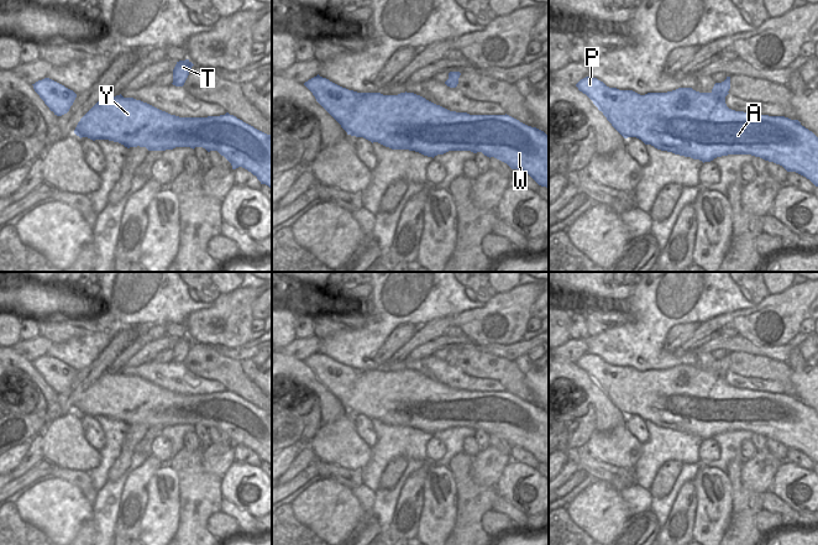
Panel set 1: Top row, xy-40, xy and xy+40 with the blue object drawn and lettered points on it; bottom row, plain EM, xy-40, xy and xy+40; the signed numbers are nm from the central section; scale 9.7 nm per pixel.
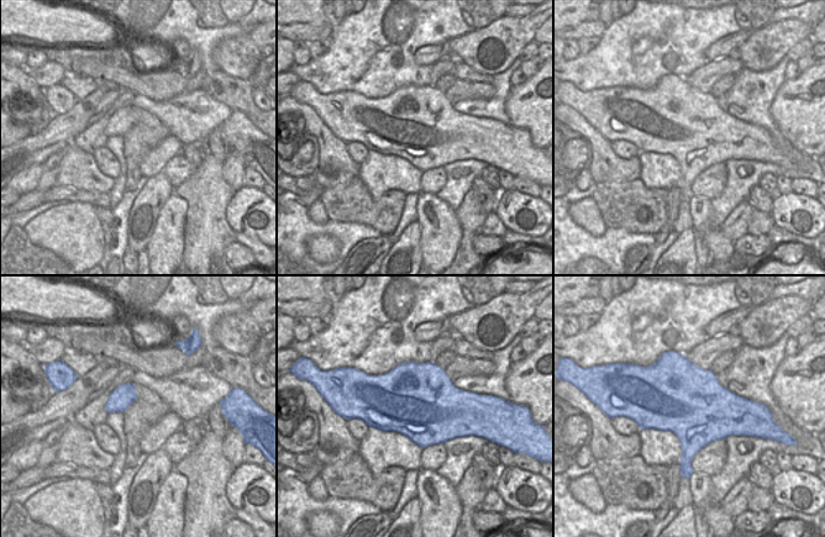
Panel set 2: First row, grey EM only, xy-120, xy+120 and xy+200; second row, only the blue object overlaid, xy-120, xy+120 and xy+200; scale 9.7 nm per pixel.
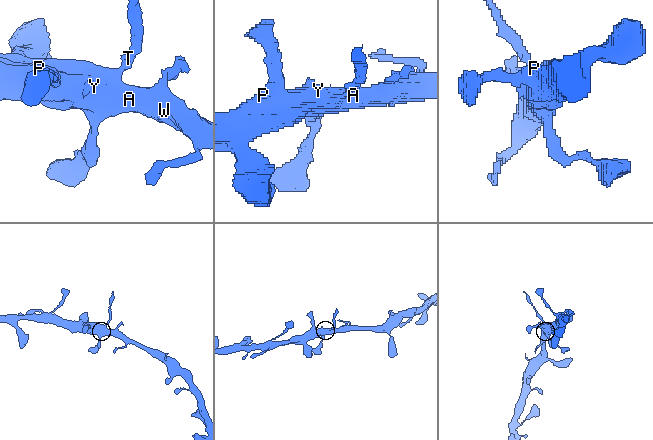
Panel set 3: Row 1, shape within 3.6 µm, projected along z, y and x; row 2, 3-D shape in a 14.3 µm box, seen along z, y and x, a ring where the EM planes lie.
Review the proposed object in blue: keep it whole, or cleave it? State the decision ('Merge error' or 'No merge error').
No merge error

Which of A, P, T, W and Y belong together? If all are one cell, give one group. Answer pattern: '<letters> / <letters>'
A P T W Y

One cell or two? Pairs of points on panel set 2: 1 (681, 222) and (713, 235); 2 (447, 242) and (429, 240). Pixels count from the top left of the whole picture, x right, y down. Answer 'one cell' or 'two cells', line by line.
1: two cells
2: one cell

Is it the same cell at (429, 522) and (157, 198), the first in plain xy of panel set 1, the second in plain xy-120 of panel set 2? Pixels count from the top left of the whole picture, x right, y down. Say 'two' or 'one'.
two

